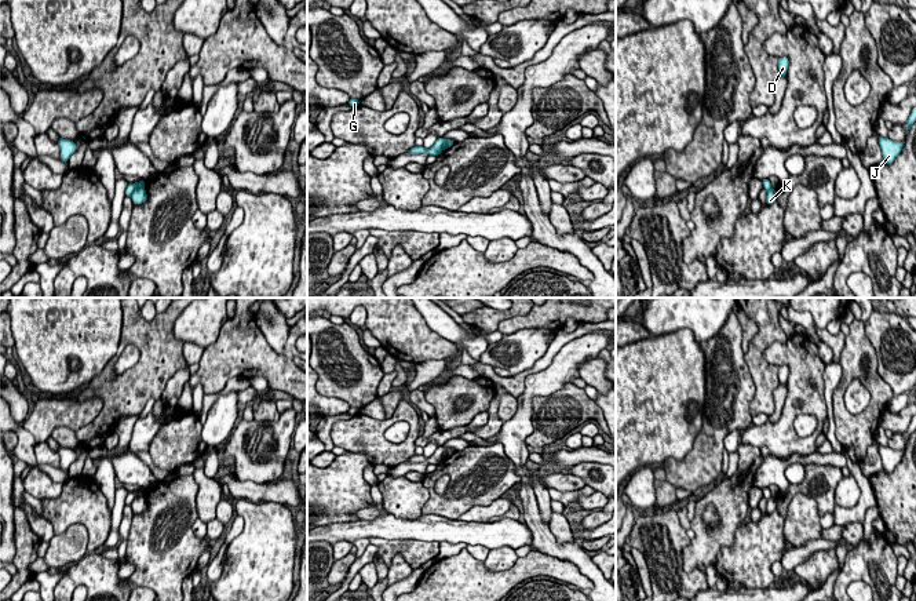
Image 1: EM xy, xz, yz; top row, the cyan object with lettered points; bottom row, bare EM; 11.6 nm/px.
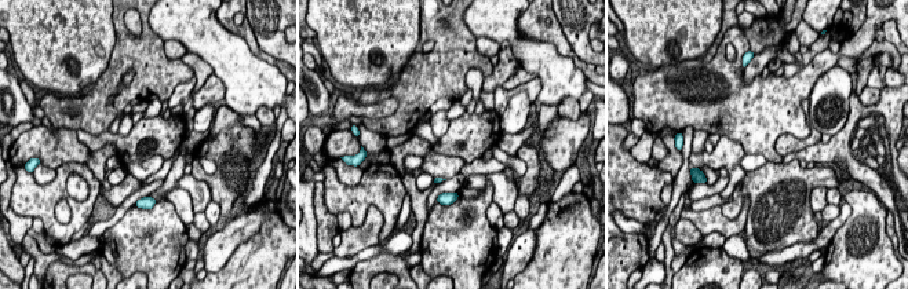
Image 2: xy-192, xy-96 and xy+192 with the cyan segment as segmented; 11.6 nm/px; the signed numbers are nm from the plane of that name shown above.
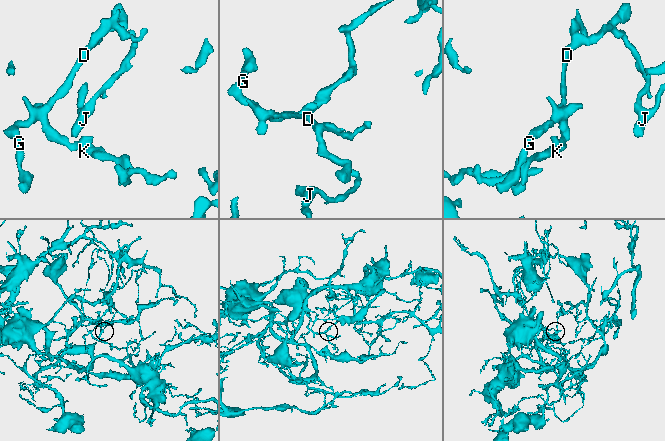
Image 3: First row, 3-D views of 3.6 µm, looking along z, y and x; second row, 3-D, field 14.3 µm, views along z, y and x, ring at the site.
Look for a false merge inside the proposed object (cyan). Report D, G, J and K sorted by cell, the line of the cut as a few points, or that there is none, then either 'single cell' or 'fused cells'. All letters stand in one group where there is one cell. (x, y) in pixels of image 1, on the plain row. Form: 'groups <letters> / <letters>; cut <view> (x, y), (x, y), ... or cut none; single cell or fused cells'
groups D G J / K; cut xy (143, 496), (137, 496), (131, 505); fused cells

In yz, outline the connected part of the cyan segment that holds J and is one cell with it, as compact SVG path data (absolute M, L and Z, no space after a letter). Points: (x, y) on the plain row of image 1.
M877 444L877 449L882 458L882 470L884 473L891 473L895 466L901 462L902 456L904 456L904 451L893 451L890 447L883 447Z

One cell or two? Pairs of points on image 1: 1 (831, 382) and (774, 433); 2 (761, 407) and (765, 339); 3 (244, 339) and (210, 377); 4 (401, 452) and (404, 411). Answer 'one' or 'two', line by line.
1: two
2: one
3: one
4: one

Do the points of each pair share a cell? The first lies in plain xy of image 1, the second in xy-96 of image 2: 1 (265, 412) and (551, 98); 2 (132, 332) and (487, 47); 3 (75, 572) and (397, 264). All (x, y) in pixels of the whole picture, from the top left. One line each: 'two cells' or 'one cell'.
1: two cells
2: two cells
3: one cell

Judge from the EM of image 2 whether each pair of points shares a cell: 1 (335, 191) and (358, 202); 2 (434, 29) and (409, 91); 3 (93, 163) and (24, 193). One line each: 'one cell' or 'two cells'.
1: one cell
2: one cell
3: two cells

